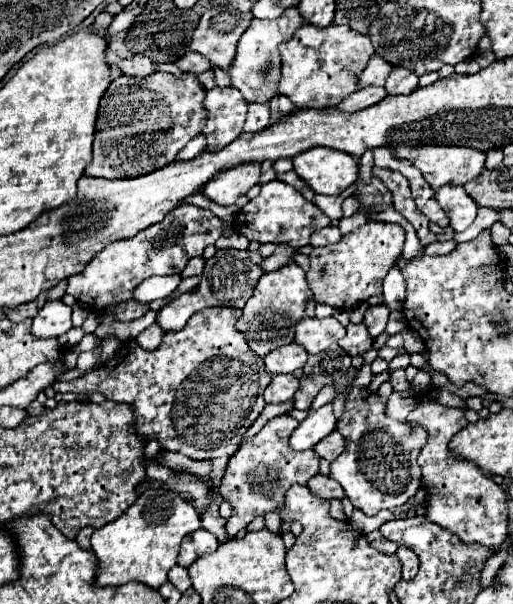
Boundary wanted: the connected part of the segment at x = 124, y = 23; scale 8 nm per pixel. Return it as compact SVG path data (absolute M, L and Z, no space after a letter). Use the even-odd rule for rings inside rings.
M136 7L136 9L128 11L128 13L118 13L118 15L114 17L112 25L108 27L108 35L114 35L114 33L118 33L118 31L128 29L128 27L136 21L136 17L138 17L140 13L142 13L142 7Z

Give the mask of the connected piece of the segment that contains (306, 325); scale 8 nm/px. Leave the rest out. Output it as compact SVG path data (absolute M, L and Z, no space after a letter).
M302 319L296 325L296 343L308 353L320 353L332 343L338 343L346 335L346 329L334 319Z

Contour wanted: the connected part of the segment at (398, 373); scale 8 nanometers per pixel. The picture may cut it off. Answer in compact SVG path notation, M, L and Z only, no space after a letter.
M402 369L391 370L390 382L394 391L406 391L411 388L407 382L405 371Z

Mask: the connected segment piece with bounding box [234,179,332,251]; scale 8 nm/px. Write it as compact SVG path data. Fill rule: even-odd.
M274 179L262 185L262 191L256 199L250 199L234 217L234 229L244 235L248 241L258 243L286 243L292 249L300 249L310 243L310 235L316 229L328 227L332 221L310 201L306 201L294 187Z

